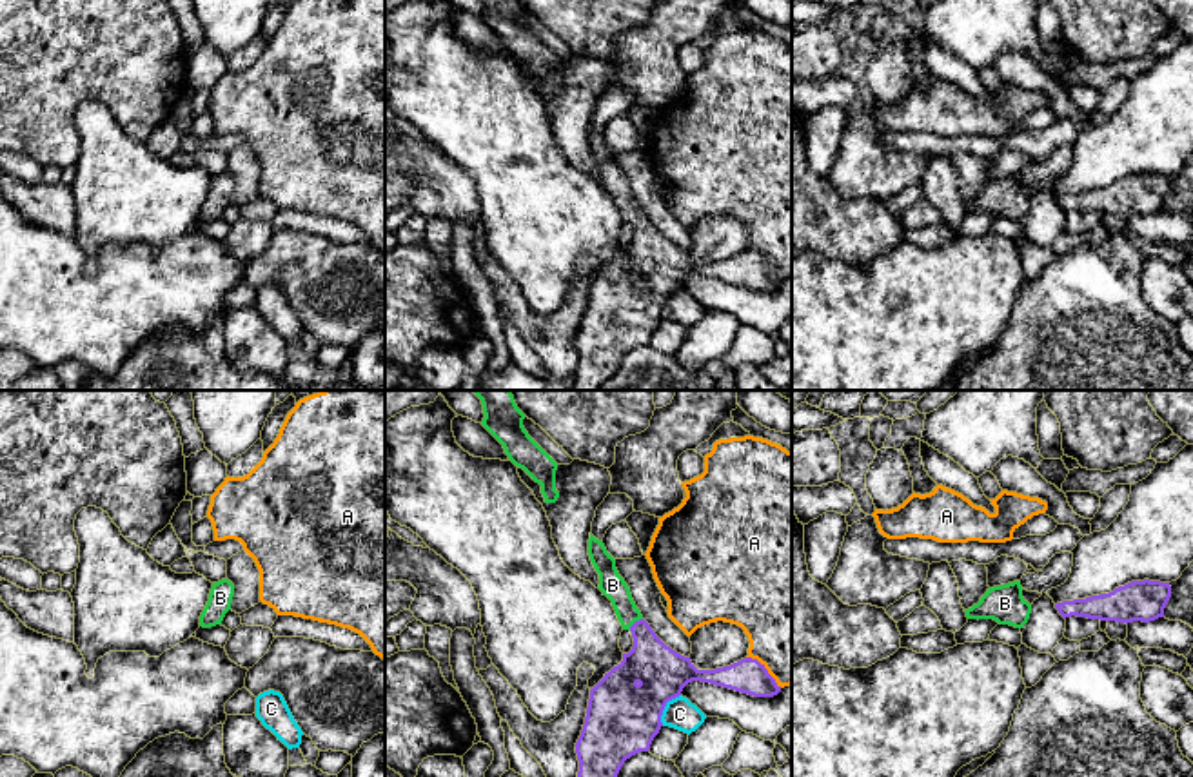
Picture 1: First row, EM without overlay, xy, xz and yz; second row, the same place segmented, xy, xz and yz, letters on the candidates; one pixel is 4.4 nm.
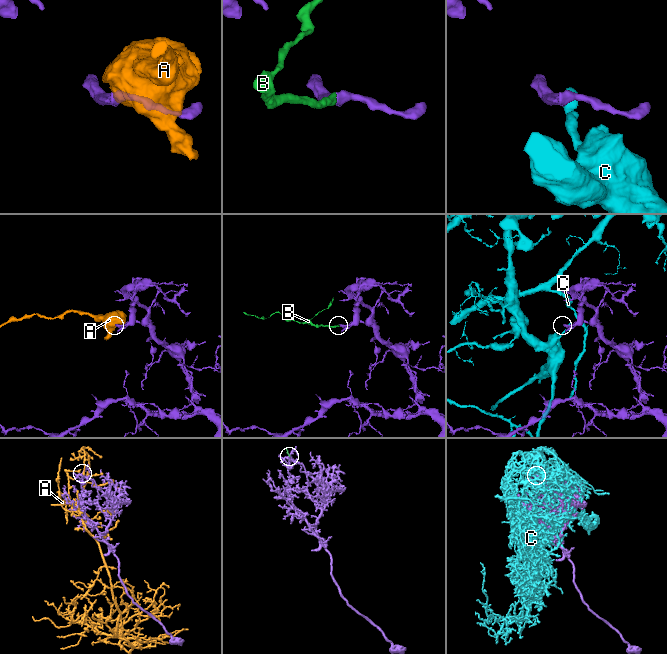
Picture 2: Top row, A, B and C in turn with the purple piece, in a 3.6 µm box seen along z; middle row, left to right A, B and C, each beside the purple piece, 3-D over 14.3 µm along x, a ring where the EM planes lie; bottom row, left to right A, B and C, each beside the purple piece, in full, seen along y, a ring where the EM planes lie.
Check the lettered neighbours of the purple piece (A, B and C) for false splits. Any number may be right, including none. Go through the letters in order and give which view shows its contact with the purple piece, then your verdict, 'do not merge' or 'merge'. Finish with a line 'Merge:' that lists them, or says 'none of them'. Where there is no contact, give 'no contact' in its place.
A: xz | do not merge
B: xz | merge
C: xz | do not merge
Merge: B

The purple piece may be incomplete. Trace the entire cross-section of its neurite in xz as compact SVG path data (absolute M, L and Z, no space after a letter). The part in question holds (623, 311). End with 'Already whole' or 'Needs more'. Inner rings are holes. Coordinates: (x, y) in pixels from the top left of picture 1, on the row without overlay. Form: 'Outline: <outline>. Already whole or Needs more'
Outline: M590 127L588 149L599 167L599 183L612 194L634 240L590 283L581 329L576 336L579 365L572 390L597 390L616 372L626 352L648 345L663 316L668 294L692 274L710 276L754 290L774 290L781 280L757 252L744 251L730 260L697 263L690 251L666 240L636 200L630 182L616 162L603 134Z. Needs more

